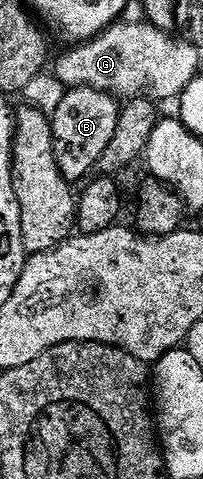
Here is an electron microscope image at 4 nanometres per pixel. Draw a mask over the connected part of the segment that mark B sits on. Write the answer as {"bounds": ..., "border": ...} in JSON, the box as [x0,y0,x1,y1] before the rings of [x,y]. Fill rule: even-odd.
{"bounds":[51,87,121,180],"border":[[[74,87],[66,90],[63,101],[51,115],[55,161],[65,179],[84,180],[90,174],[88,171],[92,172],[96,168],[103,149],[107,149],[107,145],[111,145],[111,137],[115,137],[115,125],[120,116],[121,107],[118,100],[105,91],[91,87]]]}

